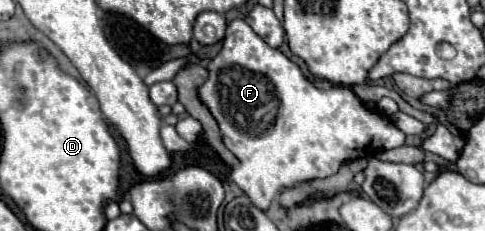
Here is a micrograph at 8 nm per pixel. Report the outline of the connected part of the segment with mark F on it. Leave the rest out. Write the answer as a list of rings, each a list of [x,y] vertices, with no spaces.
[[[241,18],[229,22],[227,26],[227,34],[225,34],[225,42],[223,42],[223,48],[221,52],[209,62],[209,78],[207,82],[199,88],[199,96],[201,100],[207,104],[207,108],[211,110],[211,114],[215,116],[215,120],[219,122],[219,128],[221,128],[221,134],[223,134],[223,142],[225,146],[239,158],[239,166],[231,172],[231,180],[251,198],[251,202],[259,208],[259,210],[267,210],[273,202],[273,198],[277,196],[277,192],[281,192],[283,188],[287,186],[297,186],[299,182],[305,182],[305,180],[313,180],[313,178],[327,178],[331,174],[335,174],[339,170],[339,166],[345,162],[345,160],[355,160],[355,158],[369,158],[373,154],[377,154],[379,150],[389,150],[389,148],[399,148],[405,144],[405,134],[397,128],[397,124],[393,120],[389,120],[383,112],[379,110],[371,110],[369,106],[365,106],[349,86],[341,86],[341,84],[335,84],[333,88],[329,90],[323,90],[323,88],[317,88],[309,82],[309,78],[301,72],[301,68],[289,60],[279,48],[271,48],[263,38],[259,38]]]

